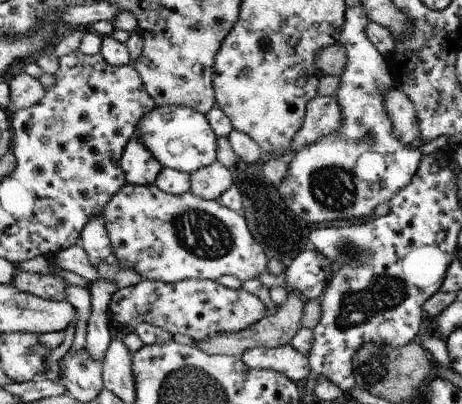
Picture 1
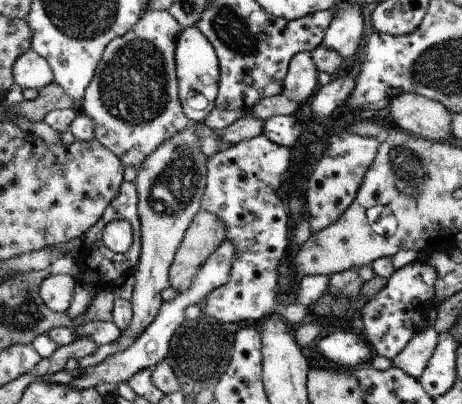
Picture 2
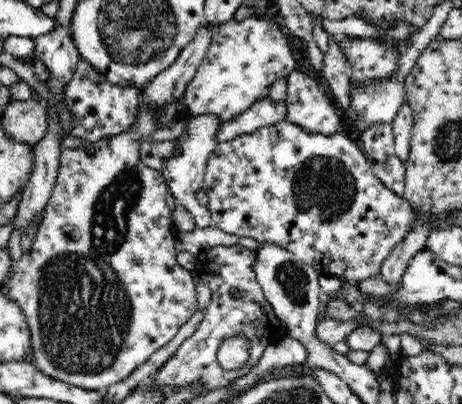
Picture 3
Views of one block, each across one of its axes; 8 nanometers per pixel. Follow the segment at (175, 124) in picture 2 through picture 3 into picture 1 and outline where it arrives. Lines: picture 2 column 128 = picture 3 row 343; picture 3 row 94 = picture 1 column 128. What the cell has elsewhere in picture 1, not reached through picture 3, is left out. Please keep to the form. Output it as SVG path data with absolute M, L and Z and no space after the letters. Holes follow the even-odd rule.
M133 136L125 146L125 152L121 158L121 168L125 172L127 184L149 186L149 184L155 184L163 166L159 160L155 160L153 154L149 154L149 150L141 142L141 138Z

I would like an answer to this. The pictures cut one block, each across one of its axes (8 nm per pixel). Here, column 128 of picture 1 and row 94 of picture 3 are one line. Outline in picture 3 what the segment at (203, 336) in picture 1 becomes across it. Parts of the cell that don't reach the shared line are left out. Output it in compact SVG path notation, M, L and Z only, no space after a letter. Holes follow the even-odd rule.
M294 70L286 80L286 122L298 124L300 128L312 134L338 134L342 122L336 114L336 104L330 100L326 92L320 90L320 84L298 70Z

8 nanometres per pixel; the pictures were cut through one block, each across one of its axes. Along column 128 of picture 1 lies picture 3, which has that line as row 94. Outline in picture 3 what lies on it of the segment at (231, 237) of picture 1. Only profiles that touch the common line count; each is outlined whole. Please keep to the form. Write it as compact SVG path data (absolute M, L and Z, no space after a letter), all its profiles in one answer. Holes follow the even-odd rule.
M248 18L244 22L224 22L214 34L206 58L190 80L184 100L188 106L188 118L200 114L214 114L226 124L238 114L246 112L258 100L270 96L270 86L276 80L288 78L294 72L296 60L290 44L274 18Z

